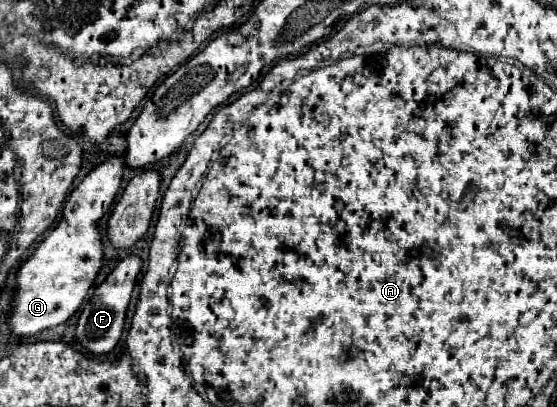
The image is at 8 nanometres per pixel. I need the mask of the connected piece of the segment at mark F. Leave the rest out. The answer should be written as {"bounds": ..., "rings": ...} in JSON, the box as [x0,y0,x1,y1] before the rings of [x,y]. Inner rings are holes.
{"bounds":[76,254,142,356],"rings":[[[128,254],[124,260],[118,262],[118,266],[108,274],[108,278],[94,290],[92,298],[82,308],[80,320],[76,324],[76,342],[86,352],[96,354],[96,356],[104,356],[118,344],[118,340],[122,336],[122,330],[124,330],[126,308],[128,308],[128,302],[130,302],[140,266],[142,266],[140,258],[136,254]]]}

